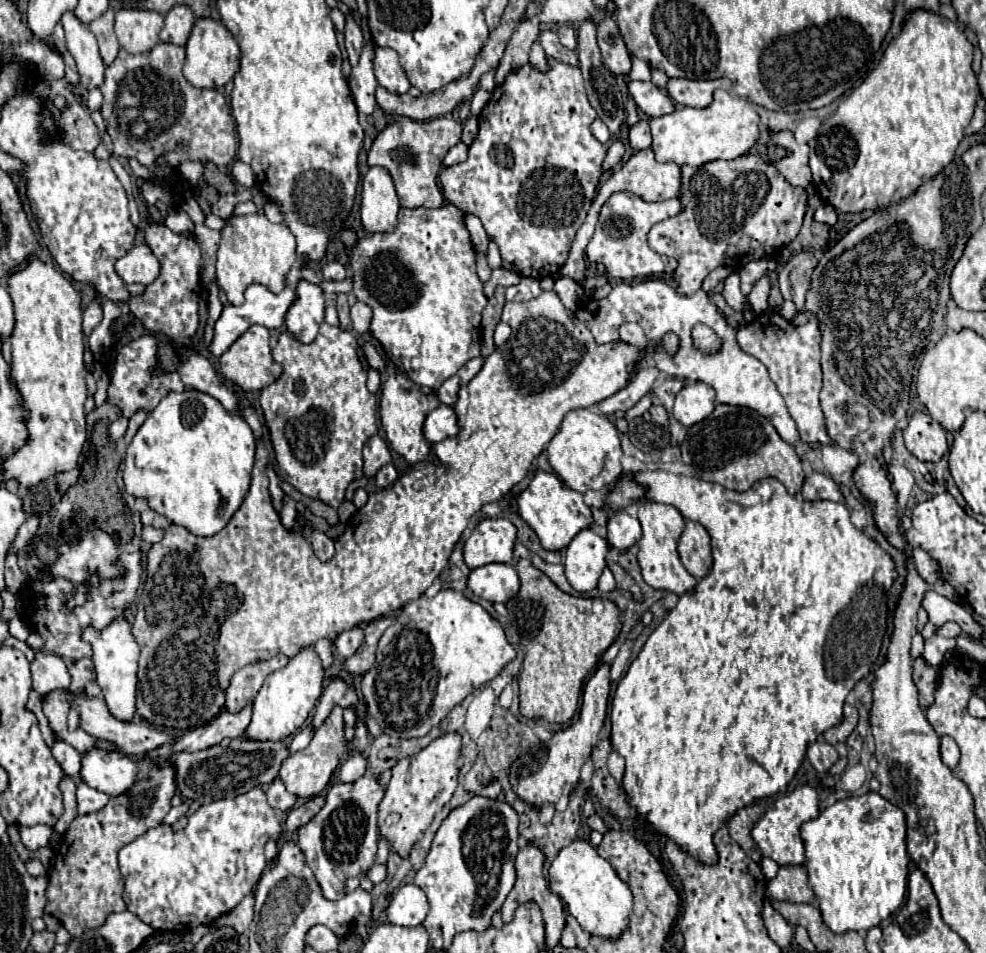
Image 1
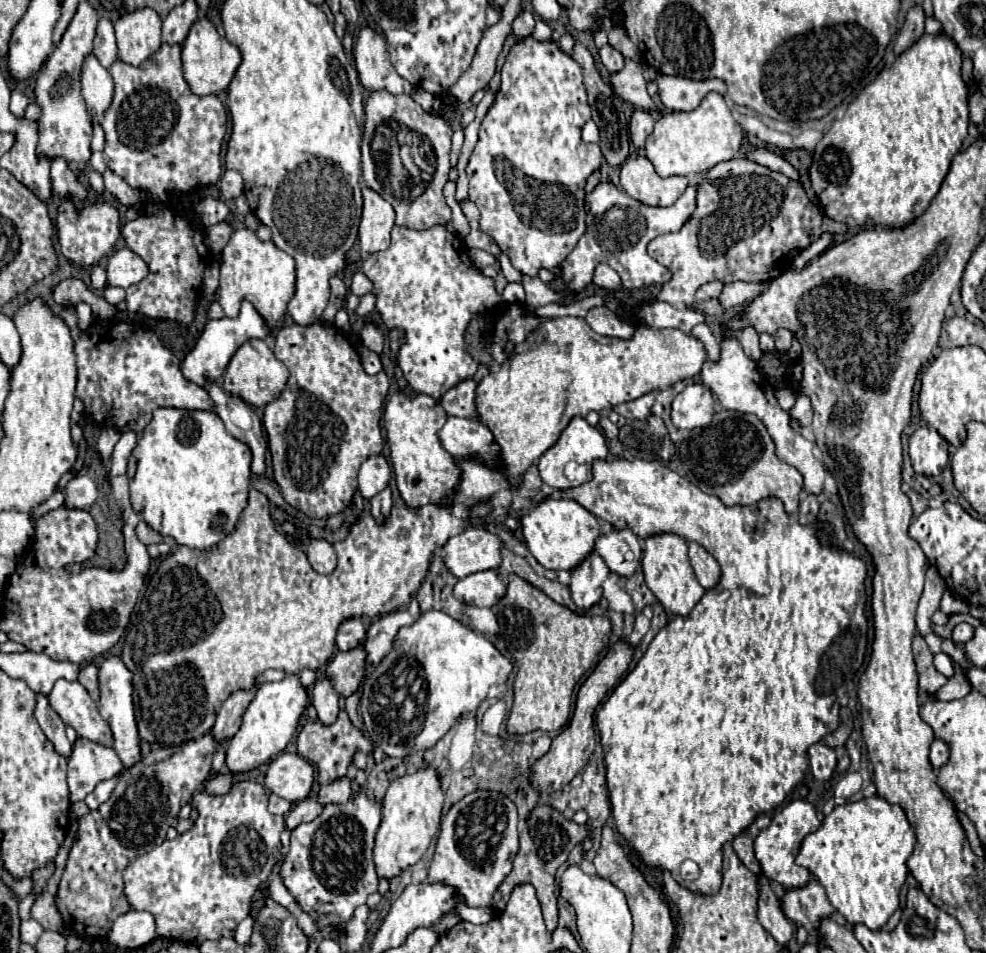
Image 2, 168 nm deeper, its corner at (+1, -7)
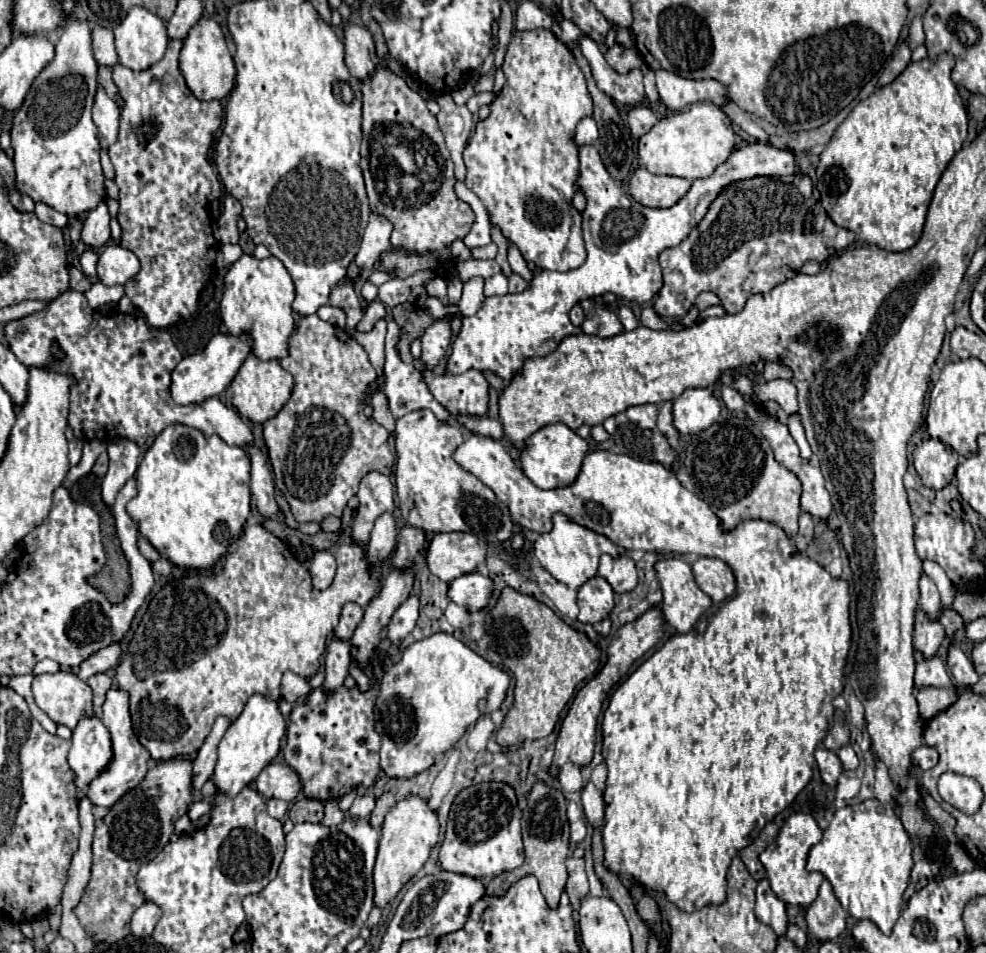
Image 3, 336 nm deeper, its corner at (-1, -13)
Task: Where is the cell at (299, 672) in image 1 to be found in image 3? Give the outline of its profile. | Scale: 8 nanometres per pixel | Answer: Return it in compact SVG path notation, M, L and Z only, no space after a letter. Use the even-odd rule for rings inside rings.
M264 695L250 697L248 703L244 705L244 711L228 727L218 745L218 763L212 775L218 793L236 797L244 787L248 787L258 777L258 773L278 755L280 741L284 735L286 735L286 721L278 709L278 703Z

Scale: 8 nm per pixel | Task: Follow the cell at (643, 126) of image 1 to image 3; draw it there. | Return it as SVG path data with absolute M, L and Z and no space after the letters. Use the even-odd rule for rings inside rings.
M636 105L628 111L628 125L634 137L642 137L650 127L654 127L654 123L658 123L658 117L648 105Z

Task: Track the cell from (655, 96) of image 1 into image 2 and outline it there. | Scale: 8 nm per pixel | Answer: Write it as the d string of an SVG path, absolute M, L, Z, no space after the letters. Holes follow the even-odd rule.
M626 59L626 65L620 73L610 75L610 83L614 91L628 103L632 103L636 109L656 113L658 107L652 101L652 97L646 91L646 81L640 73L640 65L632 59Z

